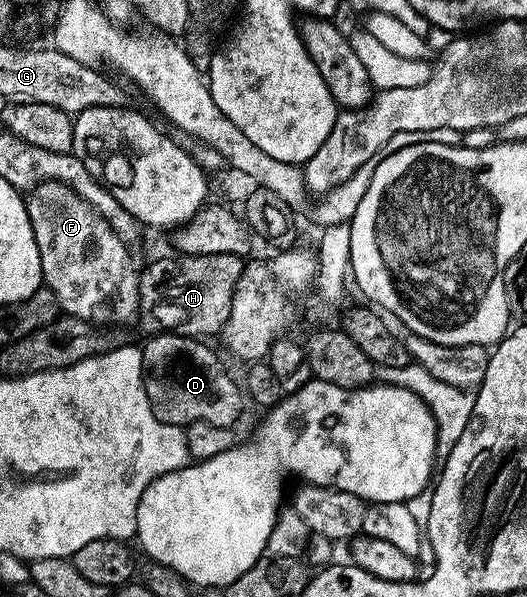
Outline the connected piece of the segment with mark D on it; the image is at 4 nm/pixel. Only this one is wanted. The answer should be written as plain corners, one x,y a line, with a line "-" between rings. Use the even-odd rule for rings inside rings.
159,332
153,336
145,339
146,343
141,343
140,349
142,352
142,379
144,380
144,388
148,392
148,400
152,404
152,412
156,412
156,416
162,422
167,422
173,426
187,427
197,422
203,422
204,424
216,424
217,426
229,426
235,425
234,421
242,414
242,402
244,403
244,390
241,385
238,386
234,383
234,378
228,371
222,367
222,362
205,346
205,341
199,340
194,336
187,336
182,332

